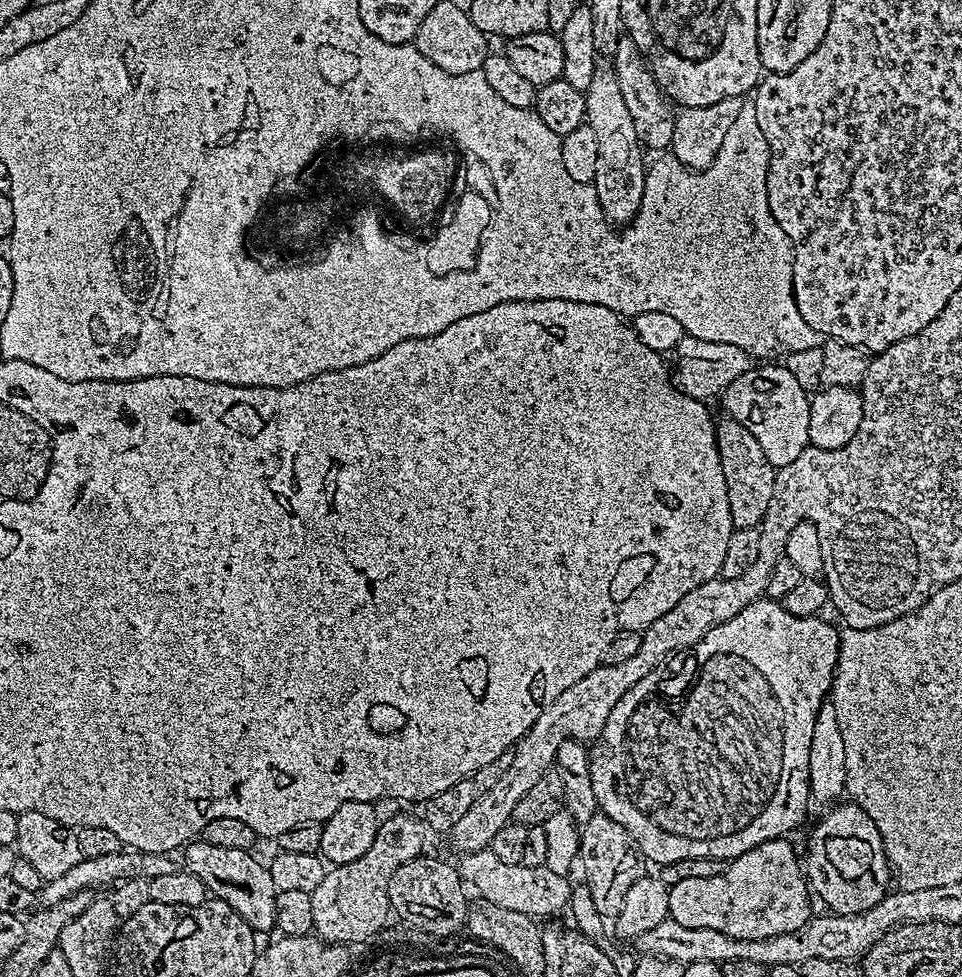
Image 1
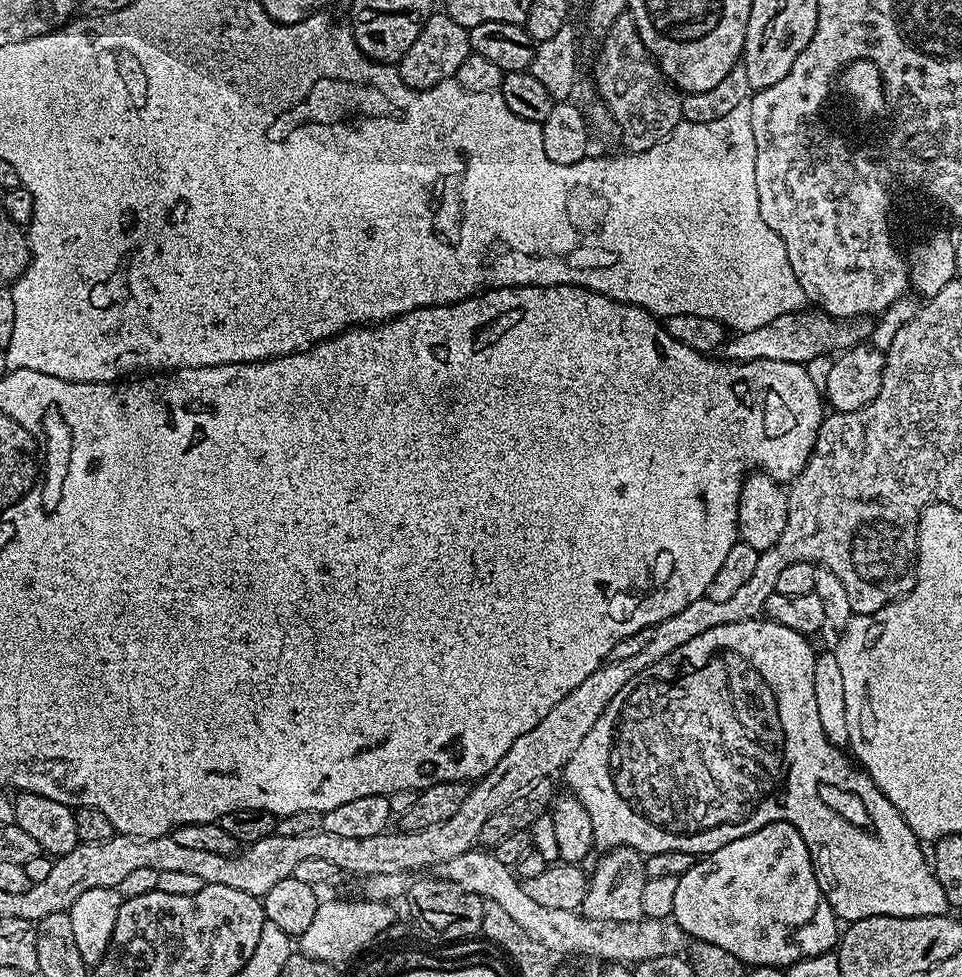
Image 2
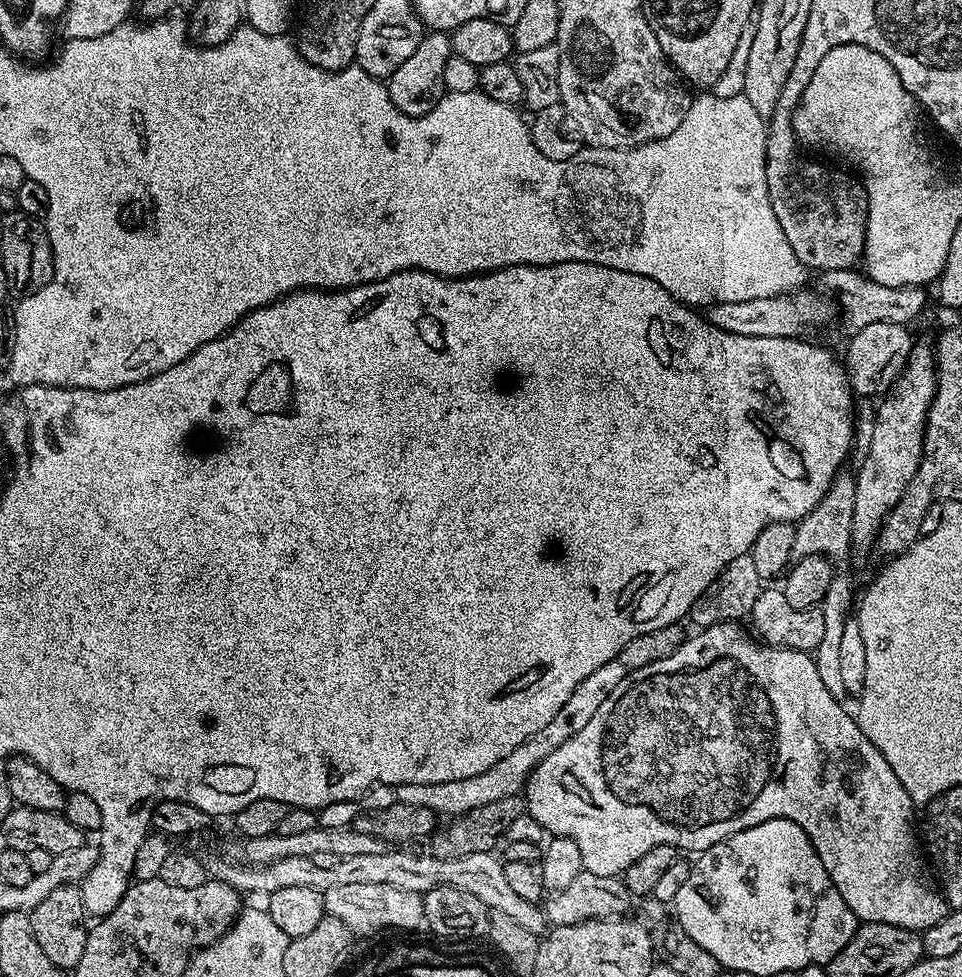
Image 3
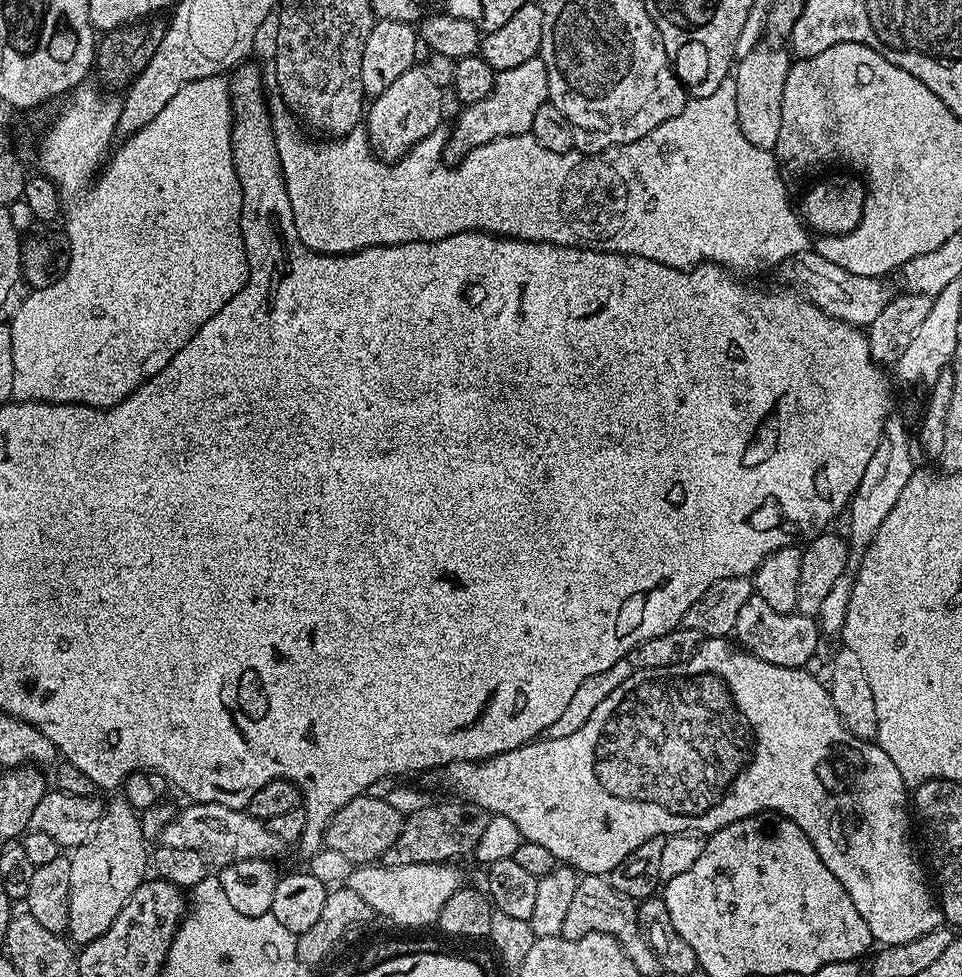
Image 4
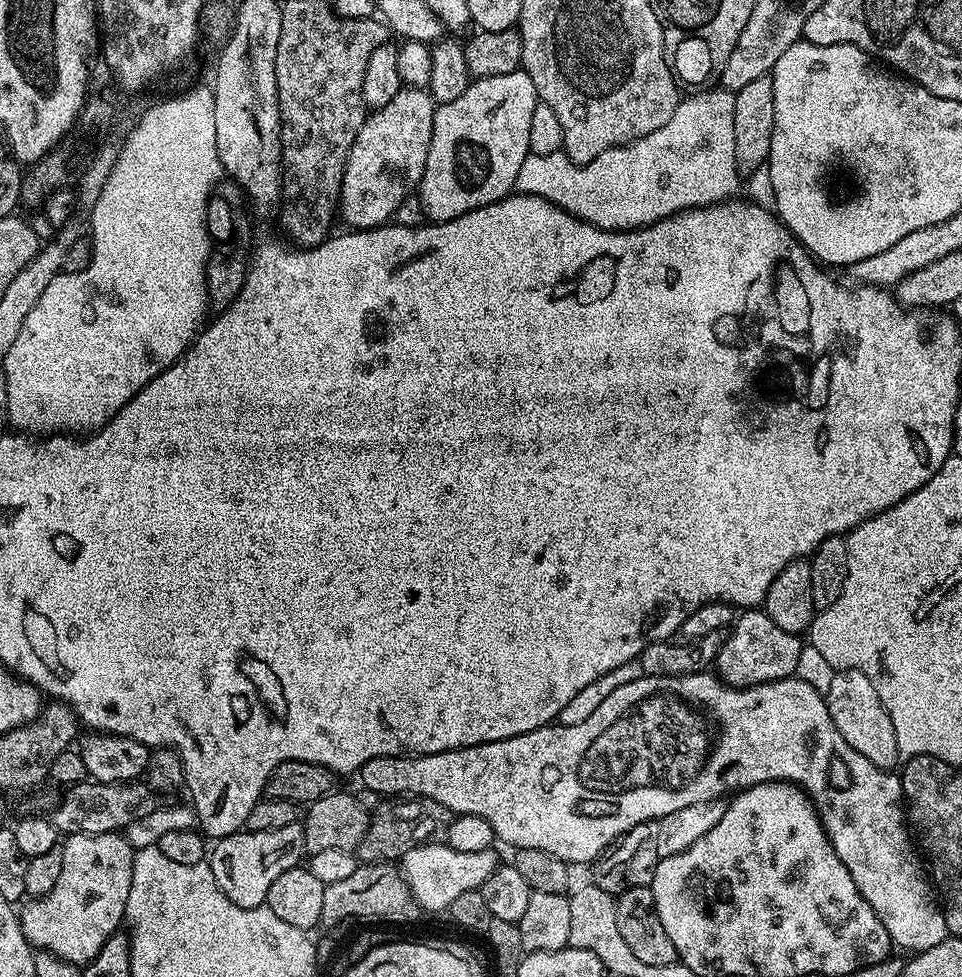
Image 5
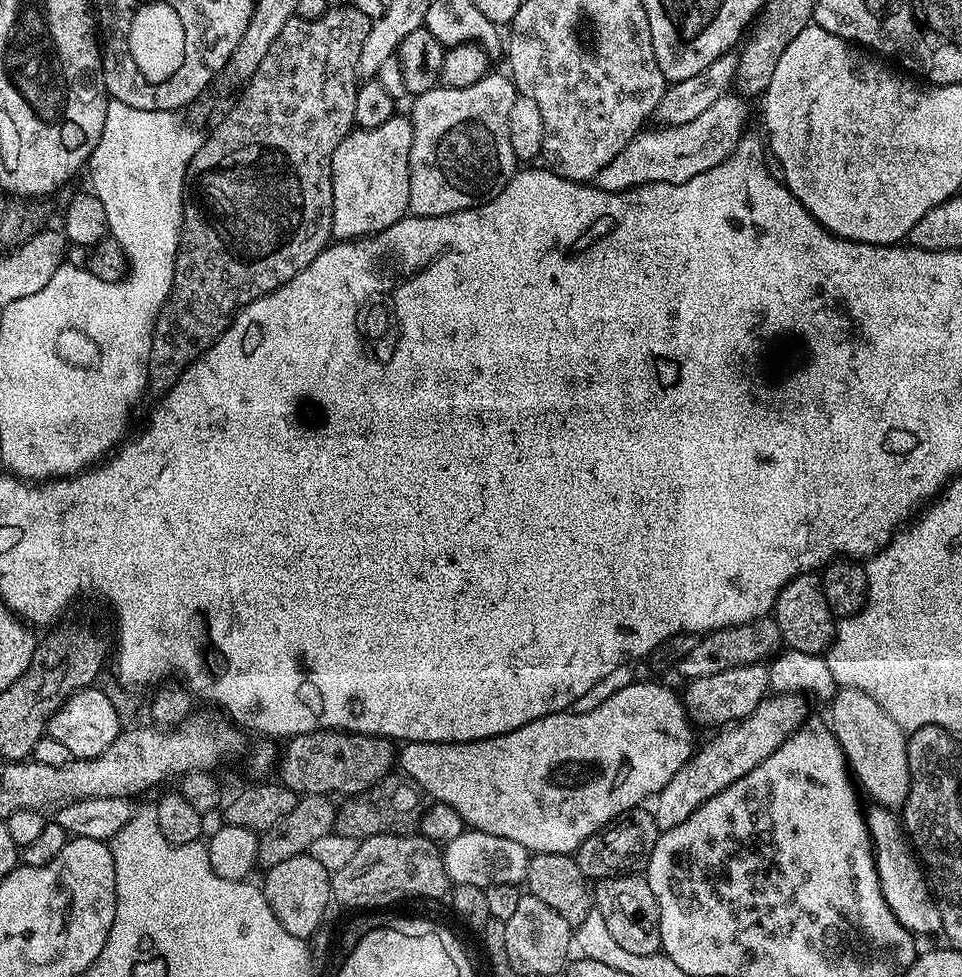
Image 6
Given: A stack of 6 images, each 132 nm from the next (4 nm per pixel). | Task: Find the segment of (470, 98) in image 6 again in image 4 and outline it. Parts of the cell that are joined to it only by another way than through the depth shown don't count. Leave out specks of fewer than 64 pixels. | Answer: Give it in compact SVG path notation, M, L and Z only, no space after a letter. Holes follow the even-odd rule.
M538 58L496 73L494 90L490 90L482 102L465 104L459 109L460 117L448 132L447 155L452 158L462 157L470 150L500 136L529 135L534 126L534 114L538 114L538 106L546 103L549 103L546 66Z

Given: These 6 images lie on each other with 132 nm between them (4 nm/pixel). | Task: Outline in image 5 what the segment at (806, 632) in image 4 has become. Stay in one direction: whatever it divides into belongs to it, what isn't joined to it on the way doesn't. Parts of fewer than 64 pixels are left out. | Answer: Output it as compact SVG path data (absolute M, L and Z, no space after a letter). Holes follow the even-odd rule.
M763 610L741 611L718 650L715 675L732 688L749 688L755 684L769 684L795 677L796 667L800 664L800 640L797 633L787 632L782 630L782 626L777 626L774 618L770 618Z

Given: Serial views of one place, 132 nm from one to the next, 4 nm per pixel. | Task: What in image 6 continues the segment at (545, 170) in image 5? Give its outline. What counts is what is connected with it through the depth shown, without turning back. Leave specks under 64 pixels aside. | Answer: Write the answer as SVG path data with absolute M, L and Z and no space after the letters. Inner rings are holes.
M729 94L718 98L710 110L698 114L694 122L682 122L682 126L656 126L653 132L642 130L596 175L595 187L607 192L626 192L639 184L670 182L681 184L694 174L702 174L723 162L736 149L736 143L745 135L744 123L748 120L748 108L739 95Z

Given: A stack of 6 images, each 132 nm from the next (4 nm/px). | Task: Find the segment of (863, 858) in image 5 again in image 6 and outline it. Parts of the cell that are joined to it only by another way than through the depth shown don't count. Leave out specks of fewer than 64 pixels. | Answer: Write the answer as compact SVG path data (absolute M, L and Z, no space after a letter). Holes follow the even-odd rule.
M633 682L625 689L619 690L602 702L600 706L590 710L589 713L576 713L571 710L555 712L549 716L538 718L526 726L513 732L507 732L494 738L485 740L471 740L461 744L435 744L434 742L405 743L398 752L399 767L404 767L403 775L411 780L425 797L431 798L437 804L454 806L458 814L464 819L469 829L486 834L498 834L498 838L510 838L510 842L518 842L526 846L530 854L545 852L546 854L574 854L600 828L604 828L612 820L617 820L623 812L632 808L639 808L645 803L644 799L655 797L657 792L664 789L666 784L682 770L682 766L692 757L694 743L692 744L693 721L688 715L688 709L679 695L676 696L664 684L639 684ZM872 806L872 809L867 809L866 819L886 906L890 906L894 918L898 918L898 922L902 922L902 926L917 937L939 933L942 929L940 907L936 904L930 881L904 830L901 817L893 809Z

